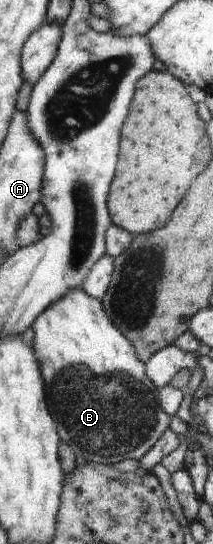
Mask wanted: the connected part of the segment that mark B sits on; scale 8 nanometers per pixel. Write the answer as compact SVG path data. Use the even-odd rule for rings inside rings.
M84 288L72 290L67 293L63 299L57 301L52 307L49 307L37 320L33 326L36 334L34 340L34 349L42 364L44 371L44 379L46 384L46 391L48 394L49 410L52 411L53 418L56 418L57 424L60 427L60 435L62 440L67 442L69 446L75 449L79 456L84 456L87 461L97 461L103 464L120 464L127 459L141 460L159 440L159 436L169 426L171 417L165 414L162 406L159 406L160 398L157 398L157 385L148 374L147 363L140 357L136 351L136 346L133 344L132 339L124 332L121 332L108 310L105 308L104 302L101 299L95 298L90 295Z

